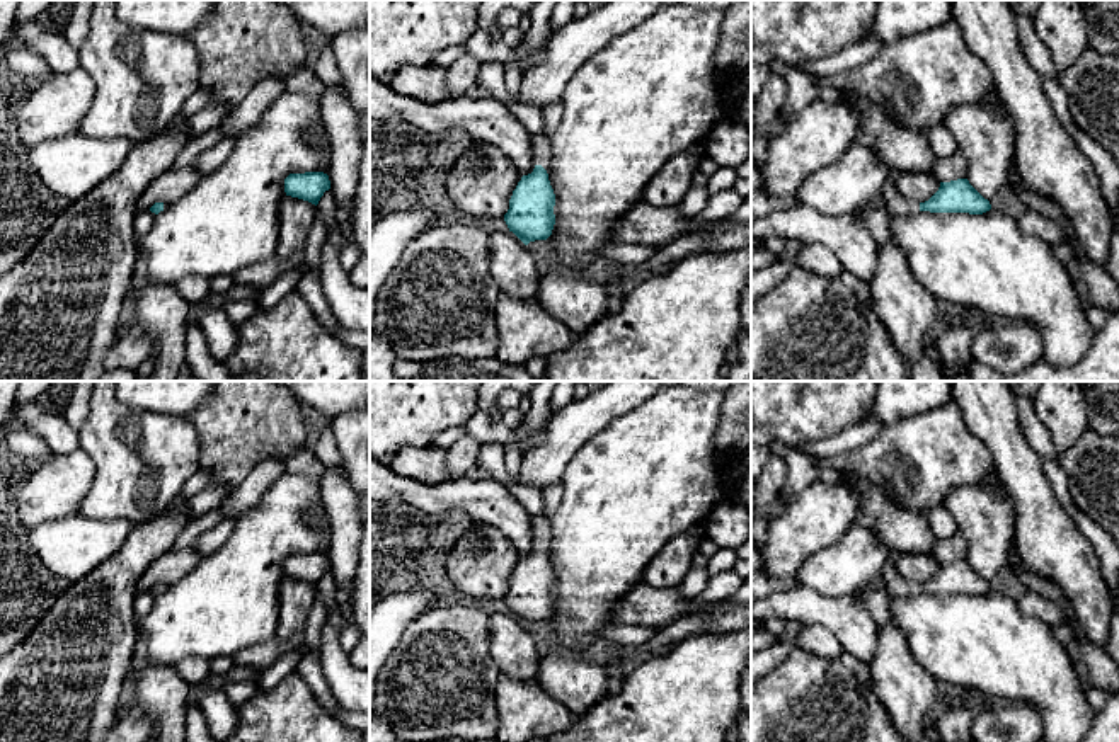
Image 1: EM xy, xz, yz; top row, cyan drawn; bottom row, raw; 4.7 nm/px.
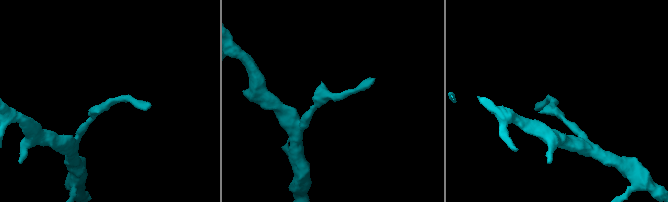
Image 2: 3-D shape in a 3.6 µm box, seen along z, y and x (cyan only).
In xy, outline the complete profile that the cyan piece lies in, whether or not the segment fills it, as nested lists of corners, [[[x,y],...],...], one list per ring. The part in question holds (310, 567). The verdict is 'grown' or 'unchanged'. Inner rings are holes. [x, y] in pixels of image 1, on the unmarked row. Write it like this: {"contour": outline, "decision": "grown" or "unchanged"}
{"contour": [[[324,553],[290,555],[284,560],[286,577],[318,585],[325,572],[330,570],[329,556]]], "decision": "unchanged"}

